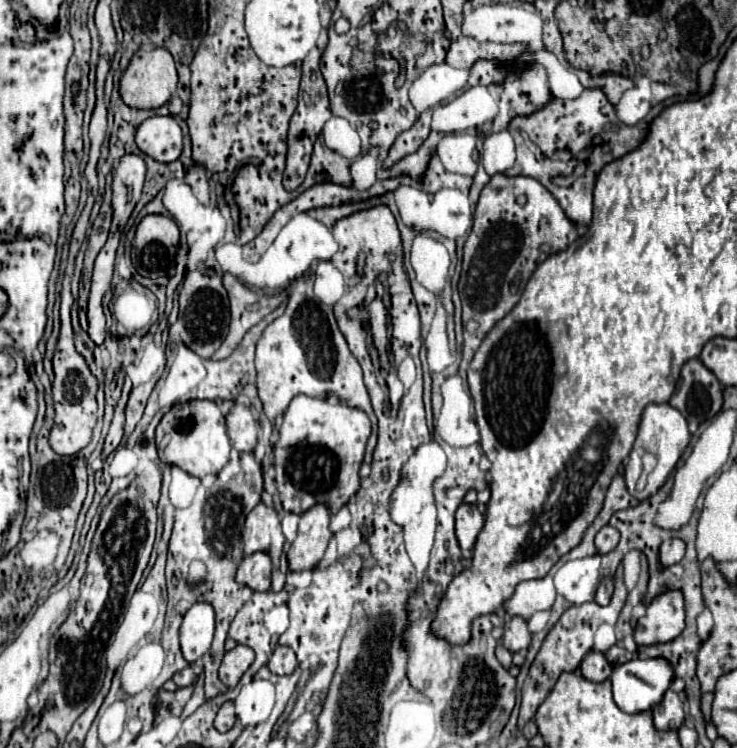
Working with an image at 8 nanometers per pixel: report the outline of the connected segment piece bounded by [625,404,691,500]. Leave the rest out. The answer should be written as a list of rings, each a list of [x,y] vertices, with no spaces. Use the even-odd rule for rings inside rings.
[[[649,404],[641,416],[641,422],[639,422],[639,432],[637,432],[637,438],[635,438],[635,444],[633,444],[633,450],[631,450],[631,458],[629,458],[629,464],[625,466],[625,482],[627,482],[627,490],[633,498],[637,500],[647,500],[649,496],[653,496],[669,478],[669,474],[675,470],[679,458],[683,456],[685,448],[689,446],[691,442],[691,432],[689,432],[689,426],[687,426],[687,420],[685,416],[673,408],[671,404]],[[643,452],[651,452],[655,454],[657,458],[657,466],[655,470],[649,474],[649,484],[645,486],[643,492],[637,492],[635,490],[635,482],[639,478],[639,472],[641,472],[641,454]]]

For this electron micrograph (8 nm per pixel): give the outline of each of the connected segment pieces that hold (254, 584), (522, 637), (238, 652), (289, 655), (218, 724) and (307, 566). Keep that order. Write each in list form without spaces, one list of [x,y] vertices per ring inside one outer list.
[[[255,552],[251,556],[245,556],[237,570],[237,584],[249,586],[255,592],[267,592],[271,588],[271,558],[265,552]]]
[[[513,616],[511,622],[505,626],[503,632],[503,646],[511,652],[525,650],[531,642],[531,632],[527,628],[527,622],[521,616]]]
[[[237,644],[237,646],[235,646],[231,652],[227,652],[225,658],[223,658],[223,664],[221,664],[221,668],[219,668],[219,678],[221,678],[221,682],[223,682],[229,690],[233,690],[233,688],[239,684],[241,676],[247,672],[247,668],[253,664],[253,660],[255,660],[255,654],[251,652],[251,648]]]
[[[277,646],[273,650],[273,656],[271,660],[267,662],[269,670],[277,676],[289,676],[293,674],[293,670],[297,668],[297,658],[295,658],[295,652],[287,646]]]
[[[225,702],[225,704],[219,708],[219,714],[217,714],[217,718],[215,718],[215,728],[217,728],[219,732],[227,732],[227,730],[233,728],[235,720],[237,720],[237,716],[235,716],[235,706],[233,706],[233,702]]]
[[[315,504],[301,514],[297,538],[287,552],[289,570],[311,570],[321,562],[333,536],[333,532],[329,530],[329,522],[331,512],[327,504]]]

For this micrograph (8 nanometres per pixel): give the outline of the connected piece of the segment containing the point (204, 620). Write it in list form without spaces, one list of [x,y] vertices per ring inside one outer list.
[[[197,602],[189,608],[181,624],[181,650],[187,662],[199,660],[209,652],[215,632],[215,610],[207,602]]]

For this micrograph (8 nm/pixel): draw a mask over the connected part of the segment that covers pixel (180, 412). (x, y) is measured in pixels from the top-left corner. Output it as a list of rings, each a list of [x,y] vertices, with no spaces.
[[[191,400],[185,404],[175,404],[157,426],[157,450],[163,462],[175,464],[191,476],[203,478],[207,474],[215,474],[229,462],[231,452],[225,416],[213,400]]]

